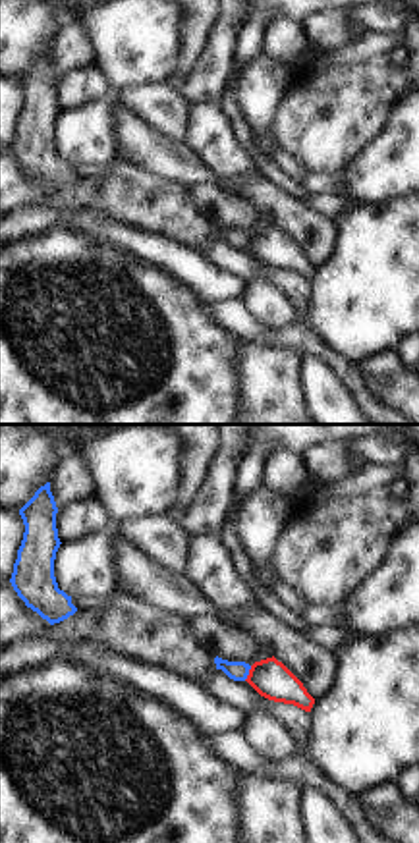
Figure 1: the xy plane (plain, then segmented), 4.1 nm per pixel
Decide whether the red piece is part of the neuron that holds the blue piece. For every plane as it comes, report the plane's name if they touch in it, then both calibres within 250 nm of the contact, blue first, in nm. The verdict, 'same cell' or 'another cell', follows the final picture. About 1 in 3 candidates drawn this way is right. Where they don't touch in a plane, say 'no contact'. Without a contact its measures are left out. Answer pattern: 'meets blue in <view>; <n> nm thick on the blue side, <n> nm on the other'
meets blue in xy; 80 nm thick on the blue side, 160 nm on the other

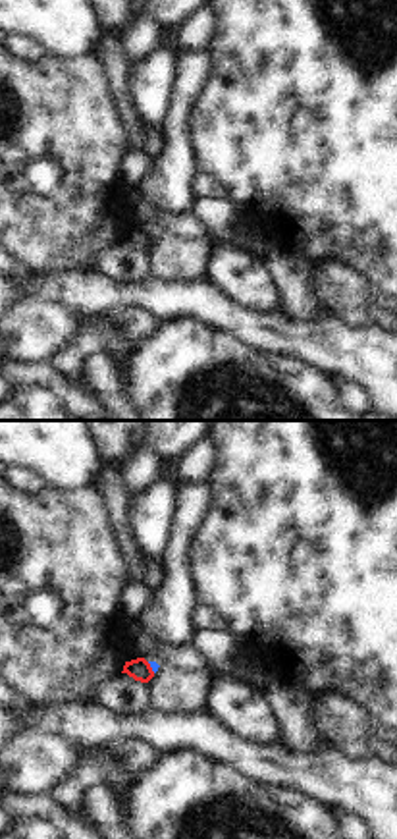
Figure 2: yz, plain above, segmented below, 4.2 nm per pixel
meets blue in yz; 40 nm thick on the blue side, 90 nm on the other

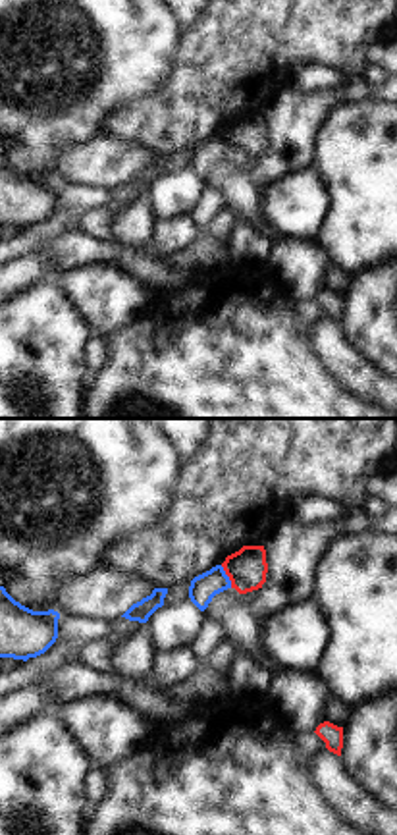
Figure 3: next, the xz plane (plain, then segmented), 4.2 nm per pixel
meets blue in xz; 110 nm thick on the blue side, 160 nm on the other

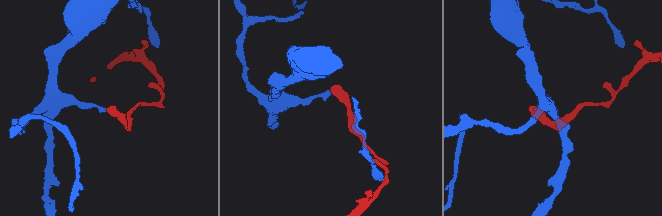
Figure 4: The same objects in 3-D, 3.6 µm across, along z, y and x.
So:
another cell

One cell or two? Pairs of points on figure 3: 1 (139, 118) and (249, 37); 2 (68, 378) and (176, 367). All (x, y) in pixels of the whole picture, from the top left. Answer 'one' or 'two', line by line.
1: one
2: two

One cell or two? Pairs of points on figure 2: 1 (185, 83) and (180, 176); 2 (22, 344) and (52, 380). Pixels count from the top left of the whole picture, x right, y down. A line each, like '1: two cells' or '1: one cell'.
1: one cell
2: two cells

